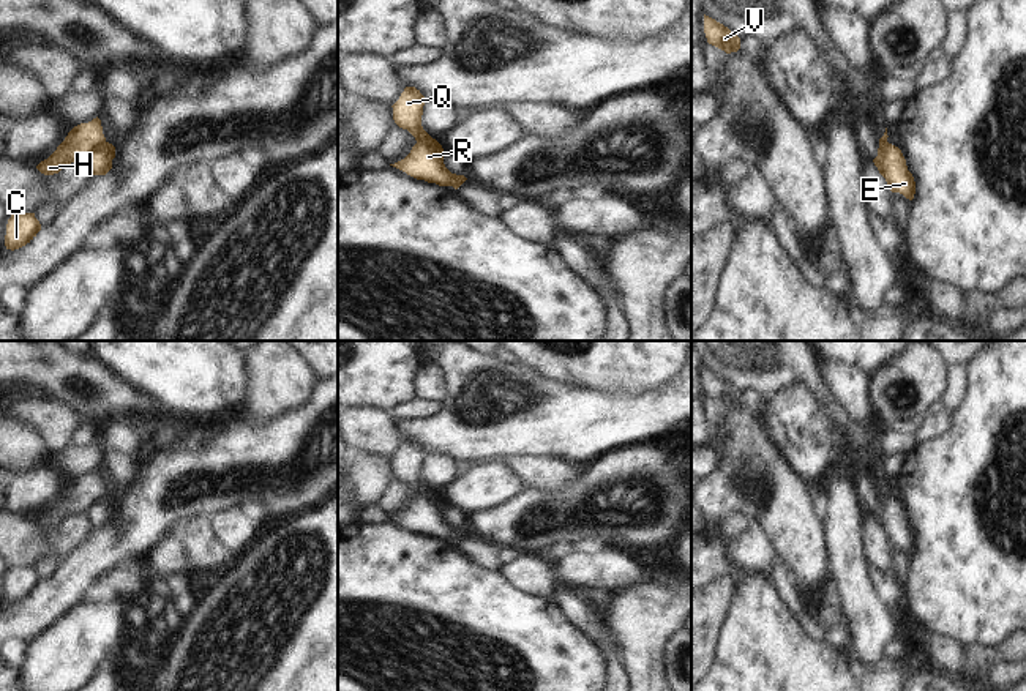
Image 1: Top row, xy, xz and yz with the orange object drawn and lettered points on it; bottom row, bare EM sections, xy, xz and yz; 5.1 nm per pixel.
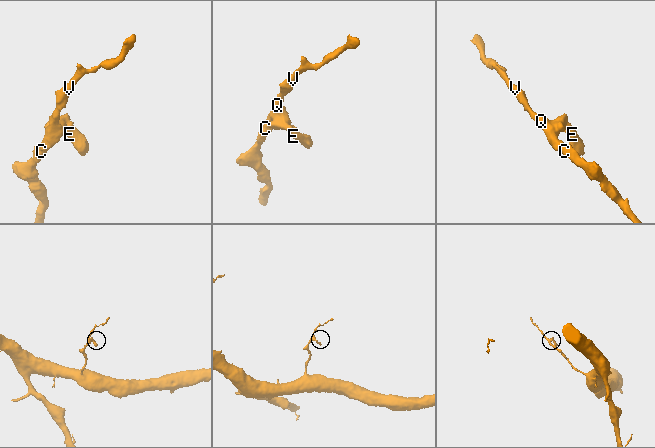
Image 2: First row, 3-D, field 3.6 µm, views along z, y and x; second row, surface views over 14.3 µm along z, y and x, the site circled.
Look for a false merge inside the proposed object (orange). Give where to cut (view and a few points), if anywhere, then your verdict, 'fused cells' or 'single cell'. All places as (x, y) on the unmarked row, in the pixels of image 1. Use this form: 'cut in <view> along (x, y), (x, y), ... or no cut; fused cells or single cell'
cut in xy along (104, 494), (87, 513); fused cells

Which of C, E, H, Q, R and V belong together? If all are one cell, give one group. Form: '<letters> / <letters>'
C H Q R V / E

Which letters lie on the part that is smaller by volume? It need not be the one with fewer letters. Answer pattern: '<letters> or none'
E

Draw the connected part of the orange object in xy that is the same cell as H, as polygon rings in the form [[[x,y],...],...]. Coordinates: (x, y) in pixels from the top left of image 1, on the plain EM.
[[[96,470],[88,476],[74,480],[57,503],[41,514],[36,522],[44,529],[58,527],[74,514],[88,513],[104,495],[101,473]]]

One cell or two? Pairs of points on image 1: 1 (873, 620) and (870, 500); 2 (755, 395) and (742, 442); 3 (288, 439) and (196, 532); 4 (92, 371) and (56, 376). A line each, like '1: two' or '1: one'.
1: two
2: two
3: two
4: one

